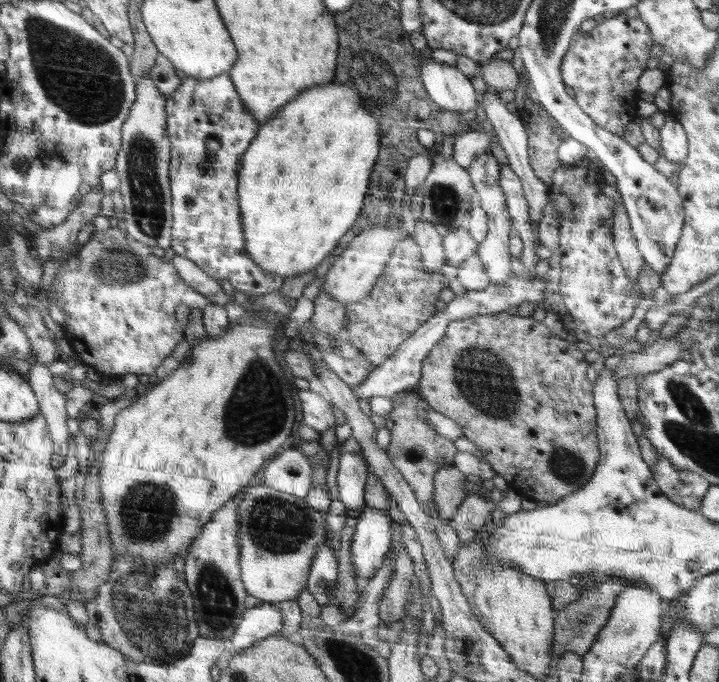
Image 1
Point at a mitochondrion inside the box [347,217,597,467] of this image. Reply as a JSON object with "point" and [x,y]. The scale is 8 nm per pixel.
{"point":[484,381]}

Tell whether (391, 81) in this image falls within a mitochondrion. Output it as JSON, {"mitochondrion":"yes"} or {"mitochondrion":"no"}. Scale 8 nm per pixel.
{"mitochondrion":"yes"}

